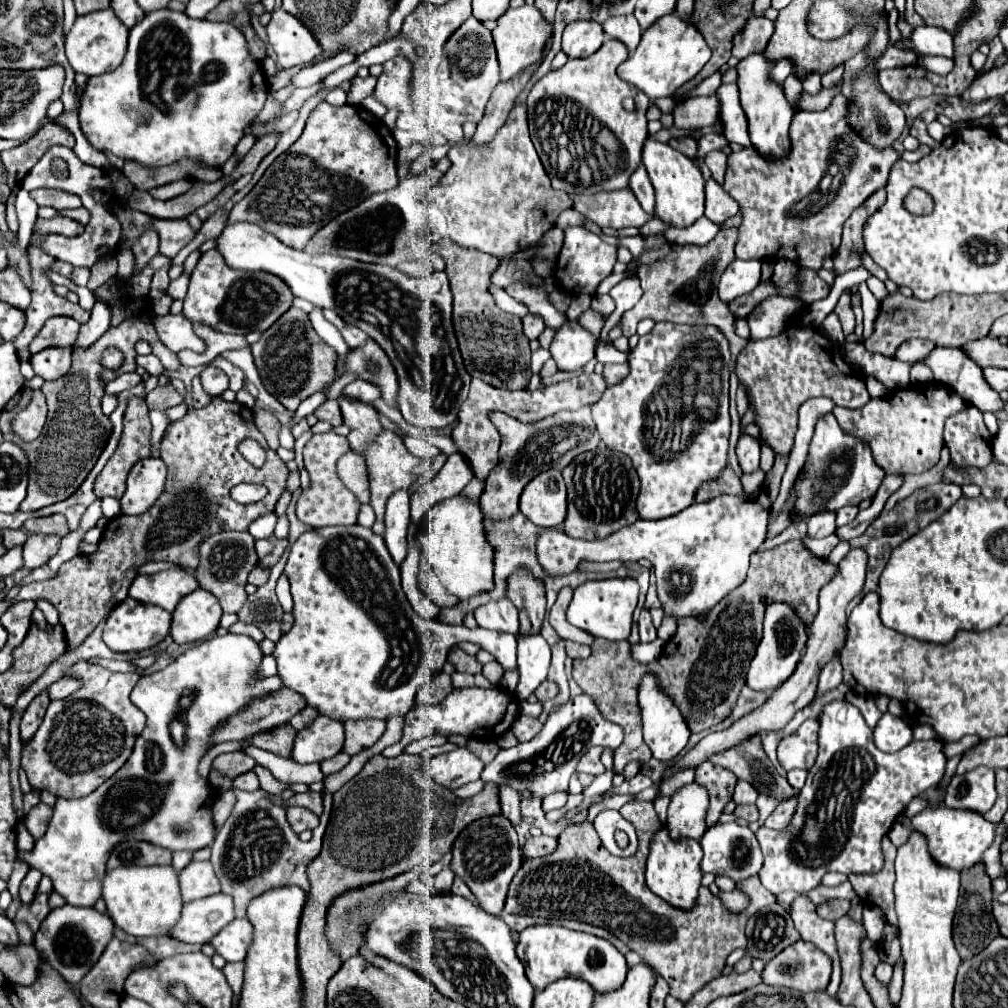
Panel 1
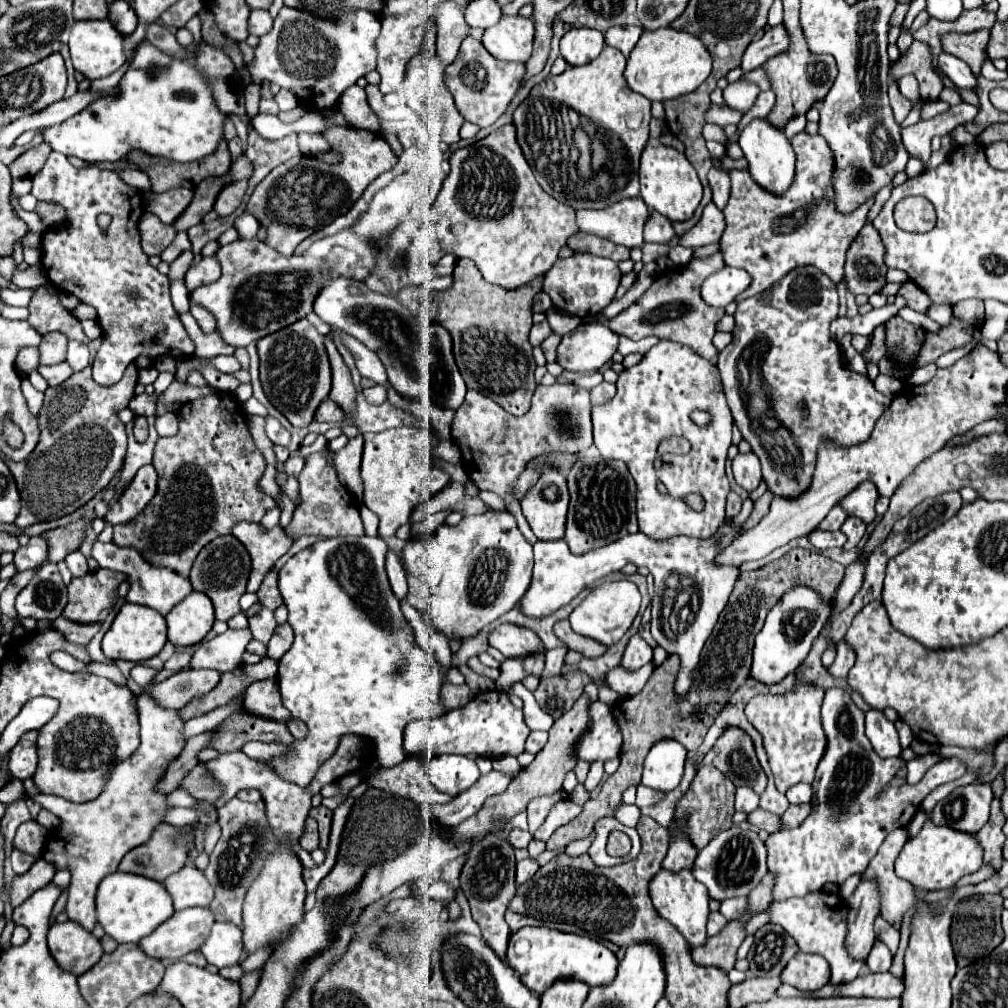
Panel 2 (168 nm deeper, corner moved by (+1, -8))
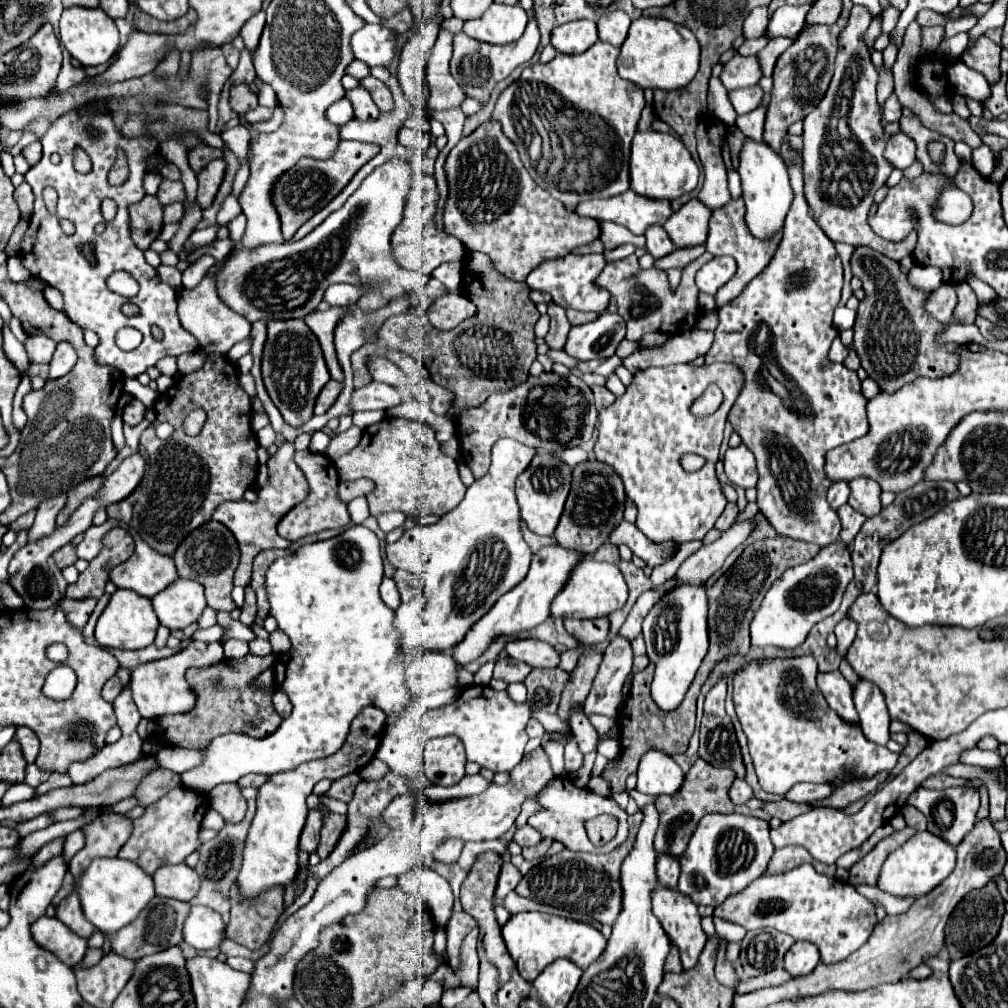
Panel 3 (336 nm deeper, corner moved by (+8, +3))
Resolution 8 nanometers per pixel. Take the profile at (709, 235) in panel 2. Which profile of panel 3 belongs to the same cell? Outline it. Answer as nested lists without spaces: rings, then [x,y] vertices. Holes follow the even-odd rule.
[[[691,199],[673,213],[673,217],[663,225],[663,229],[667,231],[669,239],[675,243],[677,249],[703,245],[709,217],[711,211],[705,209],[705,205],[701,205],[697,199]]]

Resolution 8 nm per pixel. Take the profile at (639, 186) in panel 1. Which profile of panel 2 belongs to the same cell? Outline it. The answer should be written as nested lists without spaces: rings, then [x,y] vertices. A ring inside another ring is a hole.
[[[650,210],[648,220],[644,224],[644,240],[664,244],[674,236],[672,222],[666,216],[660,216],[656,210]]]

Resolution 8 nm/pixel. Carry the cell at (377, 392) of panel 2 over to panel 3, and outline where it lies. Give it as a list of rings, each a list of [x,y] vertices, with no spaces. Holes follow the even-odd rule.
[[[371,381],[369,385],[357,389],[351,397],[351,409],[353,413],[357,411],[387,411],[395,405],[399,405],[403,399],[399,391],[391,385]]]

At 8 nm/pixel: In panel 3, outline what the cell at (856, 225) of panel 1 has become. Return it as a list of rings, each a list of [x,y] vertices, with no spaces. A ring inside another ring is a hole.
[[[857,247],[851,257],[851,269],[863,281],[867,295],[857,309],[851,347],[859,355],[861,367],[877,381],[881,391],[895,393],[917,377],[947,377],[959,369],[959,345],[949,343],[949,347],[939,347],[935,343],[943,325],[925,311],[929,293],[911,287],[899,263],[869,247]]]

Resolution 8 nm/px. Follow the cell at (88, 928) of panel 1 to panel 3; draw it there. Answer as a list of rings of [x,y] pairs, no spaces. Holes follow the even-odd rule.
[[[41,917],[31,925],[31,937],[33,941],[53,953],[59,961],[63,961],[69,967],[75,967],[81,963],[85,951],[87,951],[87,941],[71,933],[59,919],[55,917]]]

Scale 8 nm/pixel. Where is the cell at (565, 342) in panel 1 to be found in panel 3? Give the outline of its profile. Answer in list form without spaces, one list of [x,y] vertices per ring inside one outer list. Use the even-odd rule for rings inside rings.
[[[601,313],[595,321],[571,329],[565,351],[579,359],[607,359],[625,339],[625,321],[615,313]]]

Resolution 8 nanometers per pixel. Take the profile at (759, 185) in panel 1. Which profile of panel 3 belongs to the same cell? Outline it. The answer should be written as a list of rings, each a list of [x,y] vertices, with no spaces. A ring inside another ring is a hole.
[[[731,201],[729,205],[725,205],[725,209],[719,209],[717,213],[711,215],[709,221],[709,237],[705,243],[705,249],[713,255],[731,255],[737,261],[737,273],[735,277],[731,277],[717,293],[715,293],[715,309],[721,309],[723,305],[731,303],[735,297],[739,297],[739,293],[745,289],[745,285],[755,279],[771,261],[775,249],[773,245],[779,245],[779,241],[769,241],[769,245],[761,245],[761,241],[757,241],[755,237],[749,237],[749,229],[745,229],[745,203],[739,201]]]

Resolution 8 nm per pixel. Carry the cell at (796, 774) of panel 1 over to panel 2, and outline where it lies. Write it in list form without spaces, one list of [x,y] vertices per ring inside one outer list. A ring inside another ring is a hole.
[[[796,784],[786,792],[786,798],[790,800],[790,804],[802,804],[802,802],[810,802],[812,800],[812,786],[810,784]]]

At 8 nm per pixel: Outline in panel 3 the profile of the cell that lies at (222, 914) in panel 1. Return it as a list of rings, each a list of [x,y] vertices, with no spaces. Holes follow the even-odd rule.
[[[153,897],[153,901],[149,901],[149,905],[145,905],[145,909],[141,911],[141,915],[135,921],[131,921],[129,925],[125,925],[123,929],[119,929],[117,933],[113,933],[109,937],[113,953],[117,953],[125,959],[137,961],[145,955],[153,955],[157,951],[165,951],[173,945],[179,945],[183,941],[181,929],[183,929],[183,921],[185,921],[187,913],[189,913],[189,903],[169,899],[169,897]]]

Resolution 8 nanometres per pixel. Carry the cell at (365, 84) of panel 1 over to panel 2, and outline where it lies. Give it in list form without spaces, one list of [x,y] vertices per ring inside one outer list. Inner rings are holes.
[[[368,84],[368,86],[366,86],[366,94],[368,94],[368,104],[370,104],[370,108],[372,108],[374,112],[382,110],[382,106],[384,106],[384,100],[382,100],[382,92],[378,90],[378,86],[372,86],[372,84]]]

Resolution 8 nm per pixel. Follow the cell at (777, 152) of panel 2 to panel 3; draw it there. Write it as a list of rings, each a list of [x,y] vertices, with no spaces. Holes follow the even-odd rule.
[[[745,139],[745,145],[741,149],[741,165],[739,165],[739,177],[743,187],[743,201],[747,207],[745,223],[749,227],[749,233],[757,239],[769,239],[783,231],[783,221],[789,213],[789,207],[793,203],[793,189],[789,185],[789,173],[783,165],[783,159],[769,149],[763,141],[755,143]]]

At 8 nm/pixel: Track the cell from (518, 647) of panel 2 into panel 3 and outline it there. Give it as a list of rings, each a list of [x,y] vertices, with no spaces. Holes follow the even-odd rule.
[[[521,639],[521,641],[511,641],[507,643],[505,651],[515,659],[515,661],[523,661],[531,667],[539,667],[539,669],[551,669],[559,665],[559,653],[537,639]]]

